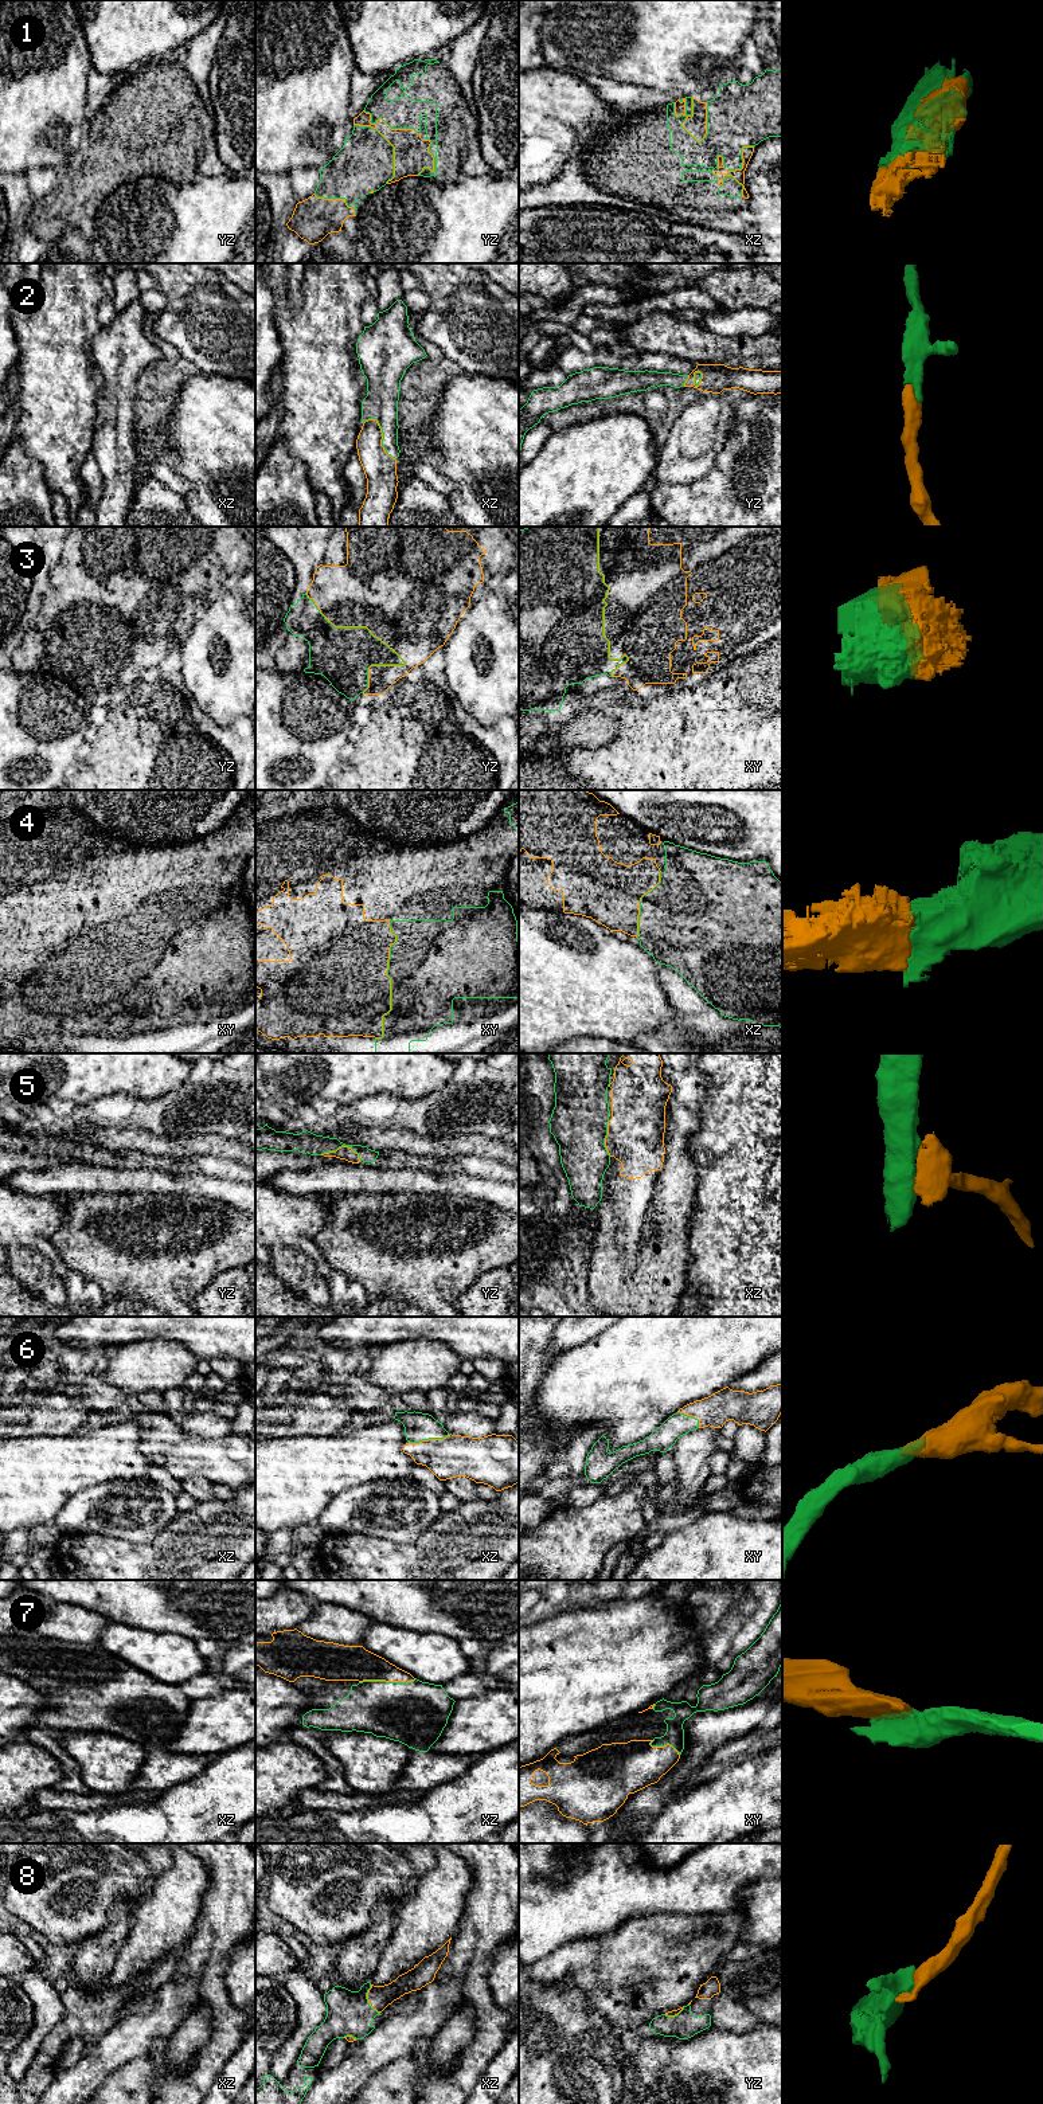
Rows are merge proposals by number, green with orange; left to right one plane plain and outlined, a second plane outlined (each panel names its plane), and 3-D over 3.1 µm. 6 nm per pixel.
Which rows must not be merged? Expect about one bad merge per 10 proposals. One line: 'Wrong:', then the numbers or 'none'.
Wrong: none

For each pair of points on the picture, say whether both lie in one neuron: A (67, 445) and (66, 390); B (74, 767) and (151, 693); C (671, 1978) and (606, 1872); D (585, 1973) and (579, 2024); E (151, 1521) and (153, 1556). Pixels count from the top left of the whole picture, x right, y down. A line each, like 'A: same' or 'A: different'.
A: same
B: same
C: different
D: different
E: different

